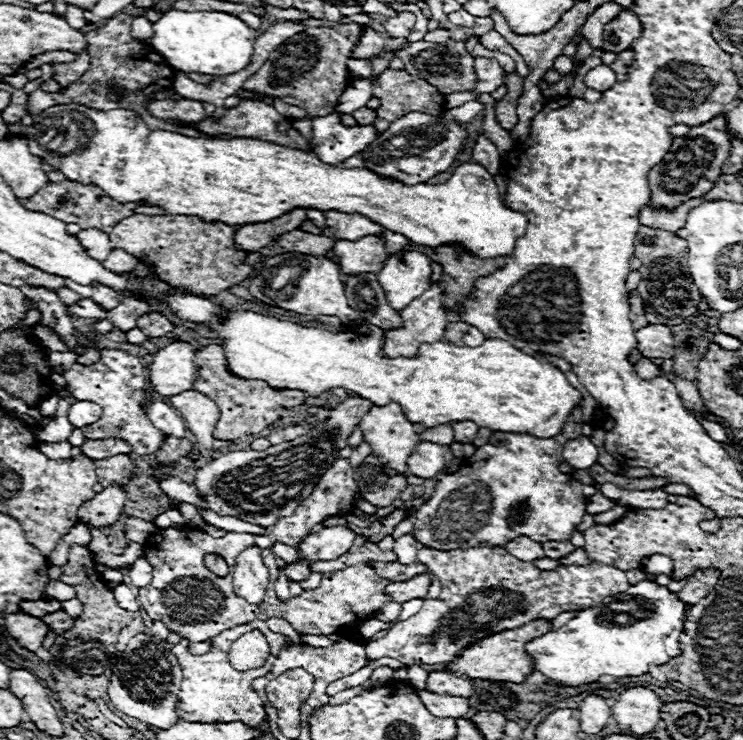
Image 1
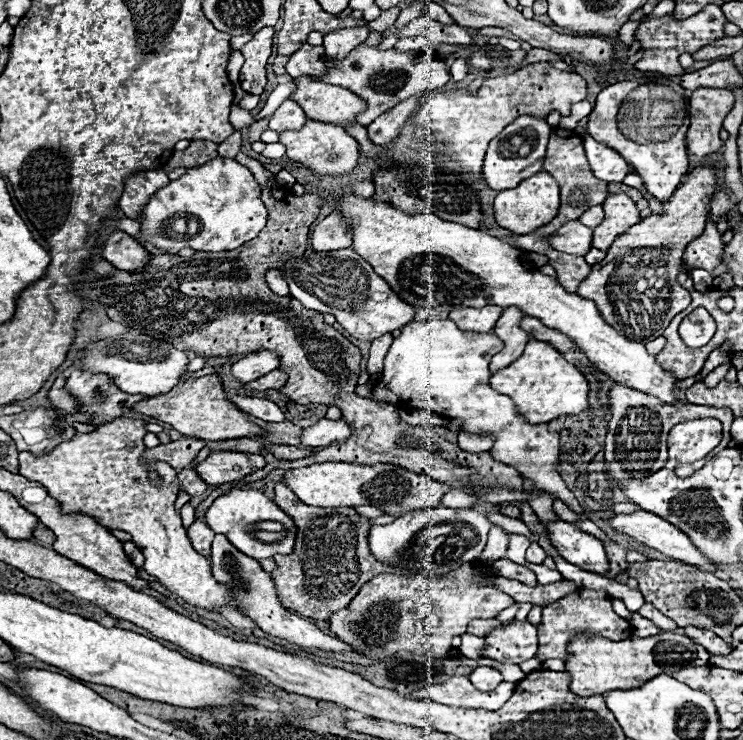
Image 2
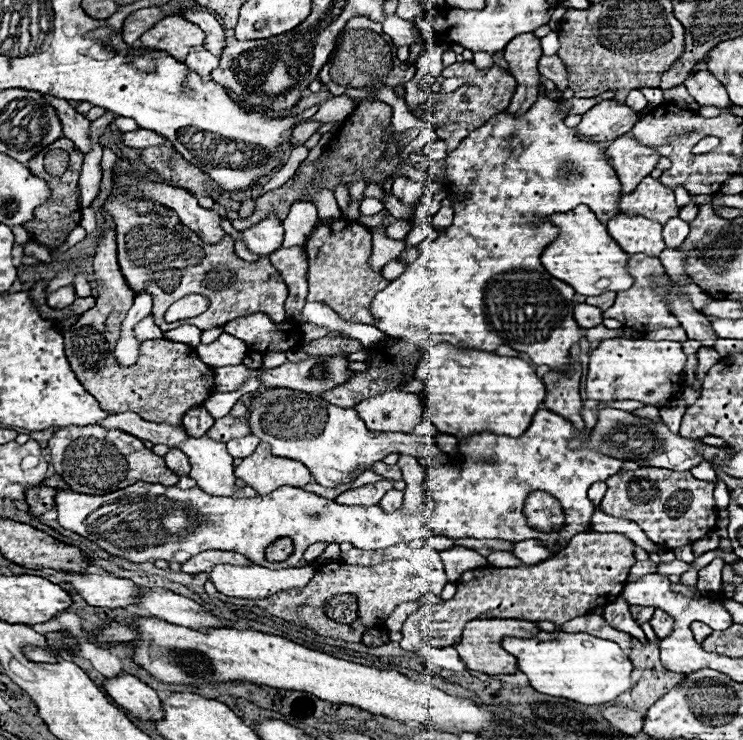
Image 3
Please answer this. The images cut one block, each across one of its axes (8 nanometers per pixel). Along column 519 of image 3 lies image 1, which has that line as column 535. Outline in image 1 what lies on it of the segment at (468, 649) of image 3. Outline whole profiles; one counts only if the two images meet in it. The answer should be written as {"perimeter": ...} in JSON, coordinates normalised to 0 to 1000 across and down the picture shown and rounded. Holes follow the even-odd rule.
{"perimeter":[[[716,838],[716,843],[705,843],[705,849],[692,849],[684,854],[670,854],[665,859],[657,859],[654,865],[643,865],[633,876],[616,886],[614,895],[603,897],[614,914],[627,911],[630,916],[646,916],[646,919],[665,919],[665,922],[692,922],[700,924],[705,922],[716,908],[719,897],[716,889],[705,881],[705,870],[713,868],[716,862],[729,859],[732,854],[743,851],[740,838]]]}

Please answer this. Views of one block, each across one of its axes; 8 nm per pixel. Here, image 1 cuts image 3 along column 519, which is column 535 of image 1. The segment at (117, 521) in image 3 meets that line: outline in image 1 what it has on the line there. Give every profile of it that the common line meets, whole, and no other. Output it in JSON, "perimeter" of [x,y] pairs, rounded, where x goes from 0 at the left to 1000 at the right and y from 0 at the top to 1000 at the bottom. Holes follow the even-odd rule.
{"perimeter":[[[764,570],[764,581],[754,584],[746,592],[721,592],[713,586],[692,586],[692,584],[665,584],[659,597],[641,605],[641,611],[611,638],[592,646],[581,673],[563,686],[557,695],[557,716],[563,732],[576,741],[641,741],[646,735],[668,735],[678,738],[694,724],[711,724],[721,732],[732,730],[767,730],[775,711],[783,705],[789,695],[789,673],[783,668],[783,654],[773,649],[767,641],[756,641],[751,635],[751,624],[756,624],[756,605],[762,595],[770,595],[783,586],[783,573]],[[708,678],[708,692],[703,695],[703,705],[694,711],[684,708],[686,689],[700,686]]]}

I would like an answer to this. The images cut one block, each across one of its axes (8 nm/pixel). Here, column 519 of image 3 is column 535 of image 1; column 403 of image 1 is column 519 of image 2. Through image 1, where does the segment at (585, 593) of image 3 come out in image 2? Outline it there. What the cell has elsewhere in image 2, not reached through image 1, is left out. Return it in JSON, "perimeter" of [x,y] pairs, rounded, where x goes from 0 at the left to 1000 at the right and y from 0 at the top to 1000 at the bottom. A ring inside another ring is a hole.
{"perimeter":[[[692,838],[676,849],[657,854],[651,862],[654,862],[651,886],[665,889],[670,895],[700,897],[705,892],[719,889],[724,881],[721,846],[716,846],[711,838],[705,841]]]}

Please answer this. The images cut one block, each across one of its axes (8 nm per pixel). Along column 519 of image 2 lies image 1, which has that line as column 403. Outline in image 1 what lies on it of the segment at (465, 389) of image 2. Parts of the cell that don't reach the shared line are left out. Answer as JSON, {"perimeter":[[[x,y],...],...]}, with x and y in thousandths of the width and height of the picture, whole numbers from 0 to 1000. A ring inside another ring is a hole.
{"perimeter":[[[520,546],[520,549],[501,549],[495,554],[495,559],[485,568],[485,581],[490,586],[490,597],[498,600],[501,614],[517,624],[522,632],[530,632],[536,638],[546,638],[546,622],[555,614],[555,605],[560,605],[560,600],[565,600],[565,589],[557,584],[557,573],[549,570],[549,565],[544,562],[538,546]]]}

